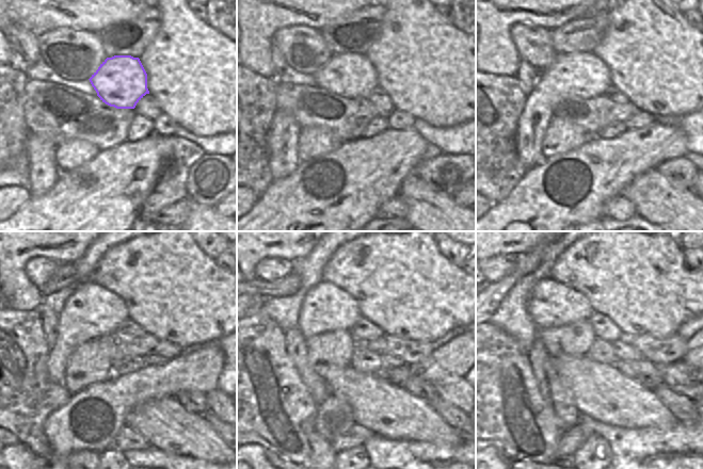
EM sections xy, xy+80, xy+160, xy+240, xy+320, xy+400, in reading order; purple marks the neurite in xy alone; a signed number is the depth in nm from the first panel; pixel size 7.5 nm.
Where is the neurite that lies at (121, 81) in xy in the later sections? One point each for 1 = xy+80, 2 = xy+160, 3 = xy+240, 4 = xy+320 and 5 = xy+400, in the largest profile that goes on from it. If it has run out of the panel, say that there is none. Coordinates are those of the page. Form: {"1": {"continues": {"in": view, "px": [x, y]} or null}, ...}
{"1": {"continues": {"in": "xy+80", "px": [352, 76]}}, "2": {"continues": {"in": "xy+160", "px": [581, 74]}}, "3": {"continues": {"in": "xy+240", "px": [92, 311]}}, "4": {"continues": {"in": "xy+320", "px": [325, 308]}}, "5": {"continues": {"in": "xy+400", "px": [552, 304]}}}

